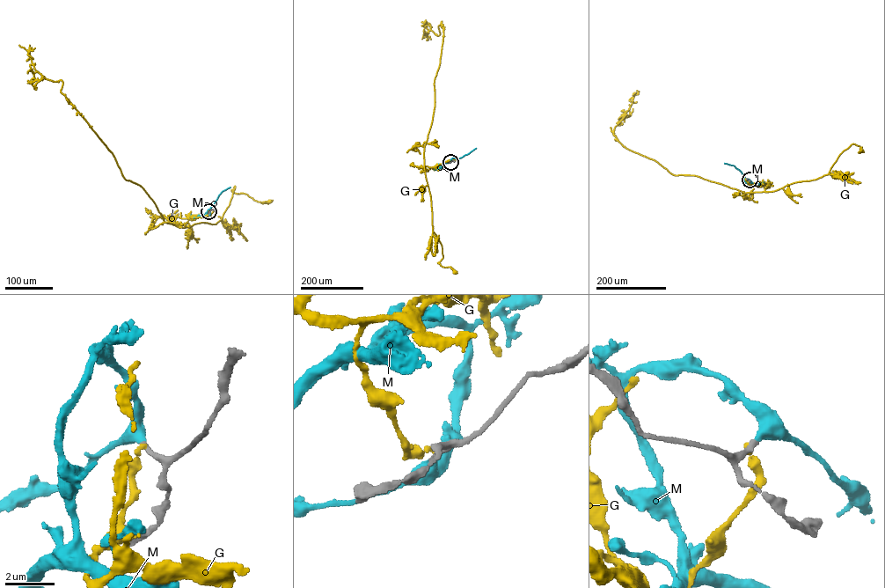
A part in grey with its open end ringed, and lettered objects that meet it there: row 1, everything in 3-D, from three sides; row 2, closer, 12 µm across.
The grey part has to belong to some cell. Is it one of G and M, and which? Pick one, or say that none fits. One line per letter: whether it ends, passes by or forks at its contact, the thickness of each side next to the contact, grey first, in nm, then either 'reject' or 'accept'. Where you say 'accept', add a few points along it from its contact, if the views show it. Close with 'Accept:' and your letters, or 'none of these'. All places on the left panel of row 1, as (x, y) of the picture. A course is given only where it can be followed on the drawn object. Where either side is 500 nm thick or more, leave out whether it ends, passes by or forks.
G: it ends | 260/180 nm | reject
M: it ends | 200/440 nm | accept | via (208, 211), (209, 215), (210, 208), (219, 194), (230, 187)
Accept: M

